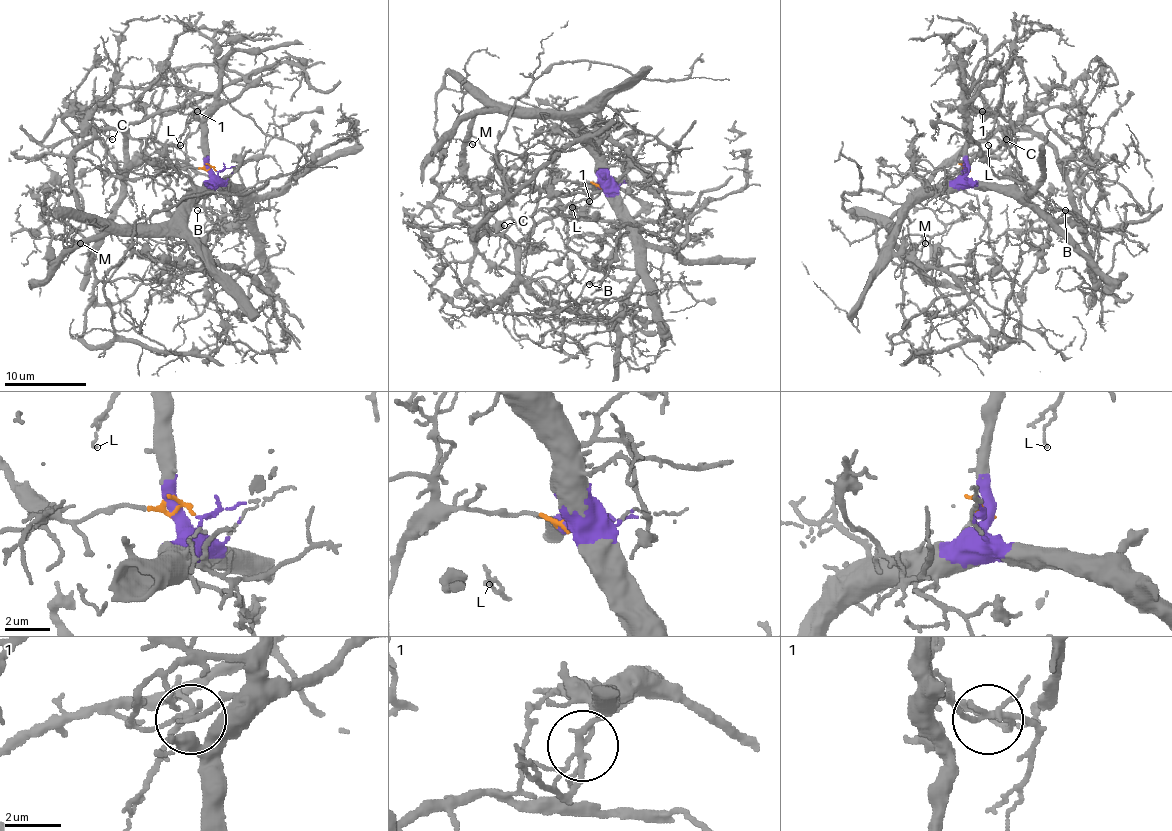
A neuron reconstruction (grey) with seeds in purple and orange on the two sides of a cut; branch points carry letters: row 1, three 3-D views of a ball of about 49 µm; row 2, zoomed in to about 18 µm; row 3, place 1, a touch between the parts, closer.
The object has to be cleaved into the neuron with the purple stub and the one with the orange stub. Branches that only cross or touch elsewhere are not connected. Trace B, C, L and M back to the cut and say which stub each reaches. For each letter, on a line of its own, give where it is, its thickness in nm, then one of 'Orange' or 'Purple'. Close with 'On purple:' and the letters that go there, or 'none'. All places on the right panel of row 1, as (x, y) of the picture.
B: Place: (1065, 210). Thickness 100 nm. Purple
C: Place: (1006, 139). Thickness 170 nm. Orange
L: Place: (988, 145). Thickness 80 nm. Purple
M: Place: (925, 243). Thickness 130 nm. Purple
On purple: B, L, M

